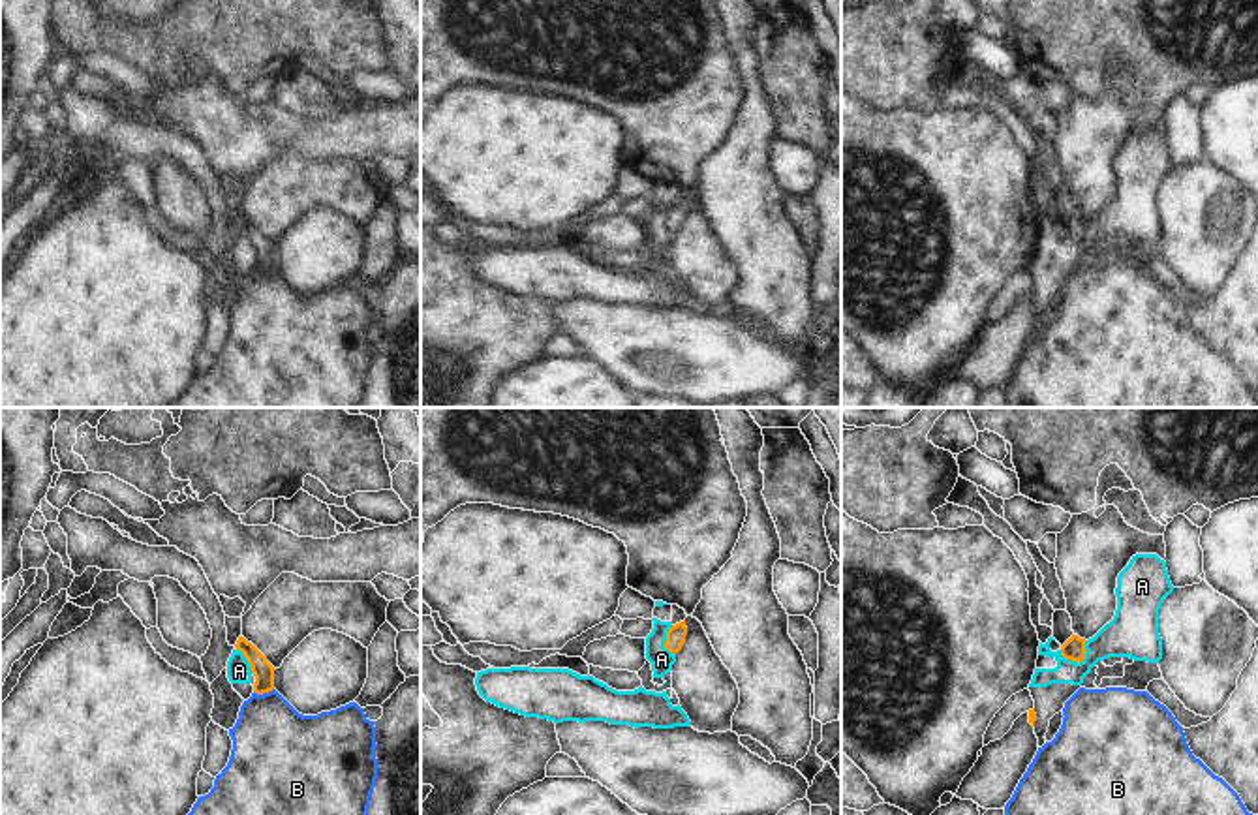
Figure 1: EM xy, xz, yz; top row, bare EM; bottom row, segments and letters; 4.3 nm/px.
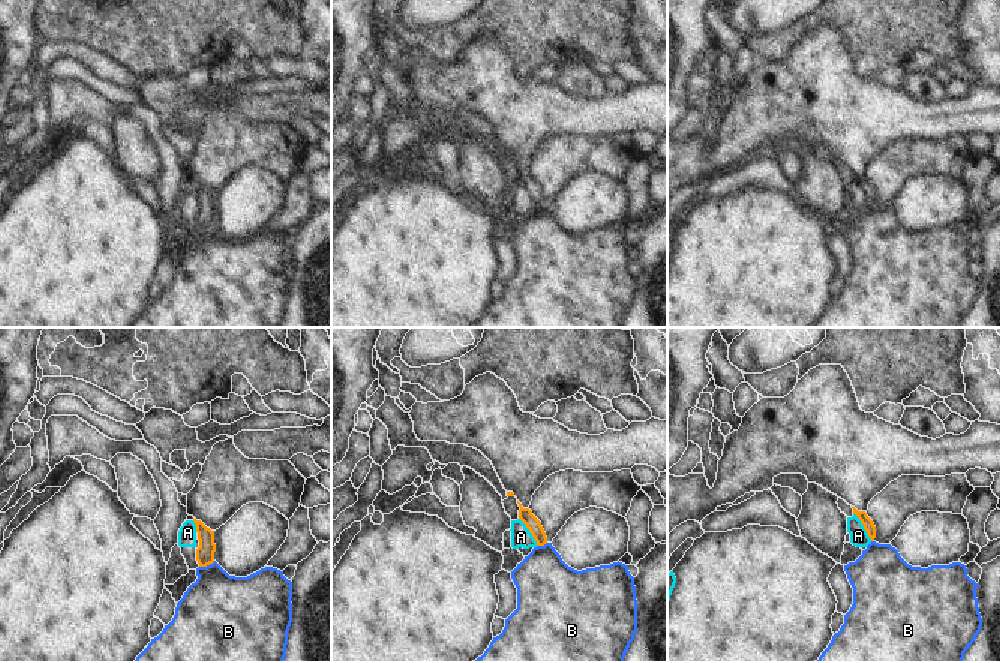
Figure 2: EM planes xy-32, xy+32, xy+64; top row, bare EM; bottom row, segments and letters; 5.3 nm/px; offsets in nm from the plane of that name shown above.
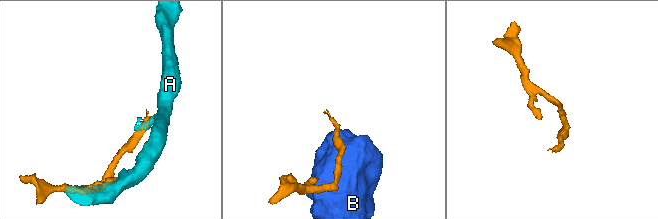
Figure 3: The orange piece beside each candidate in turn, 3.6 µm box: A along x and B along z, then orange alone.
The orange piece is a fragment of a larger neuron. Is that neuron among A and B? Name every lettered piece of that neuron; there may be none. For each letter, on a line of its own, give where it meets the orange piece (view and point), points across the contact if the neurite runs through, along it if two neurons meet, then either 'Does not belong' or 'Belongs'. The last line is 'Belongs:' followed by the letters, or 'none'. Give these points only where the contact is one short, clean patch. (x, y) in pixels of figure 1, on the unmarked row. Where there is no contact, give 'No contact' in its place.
A: Touches orange at yz (1078, 241). Boundary: yz (1088, 220), (1086, 233), (1078, 241), (1065, 239), (1059, 233). Does not belong
B: Touches orange at xy (263, 271). Boundary: xy (273, 267), (254, 273). Does not belong
Belongs: none.

